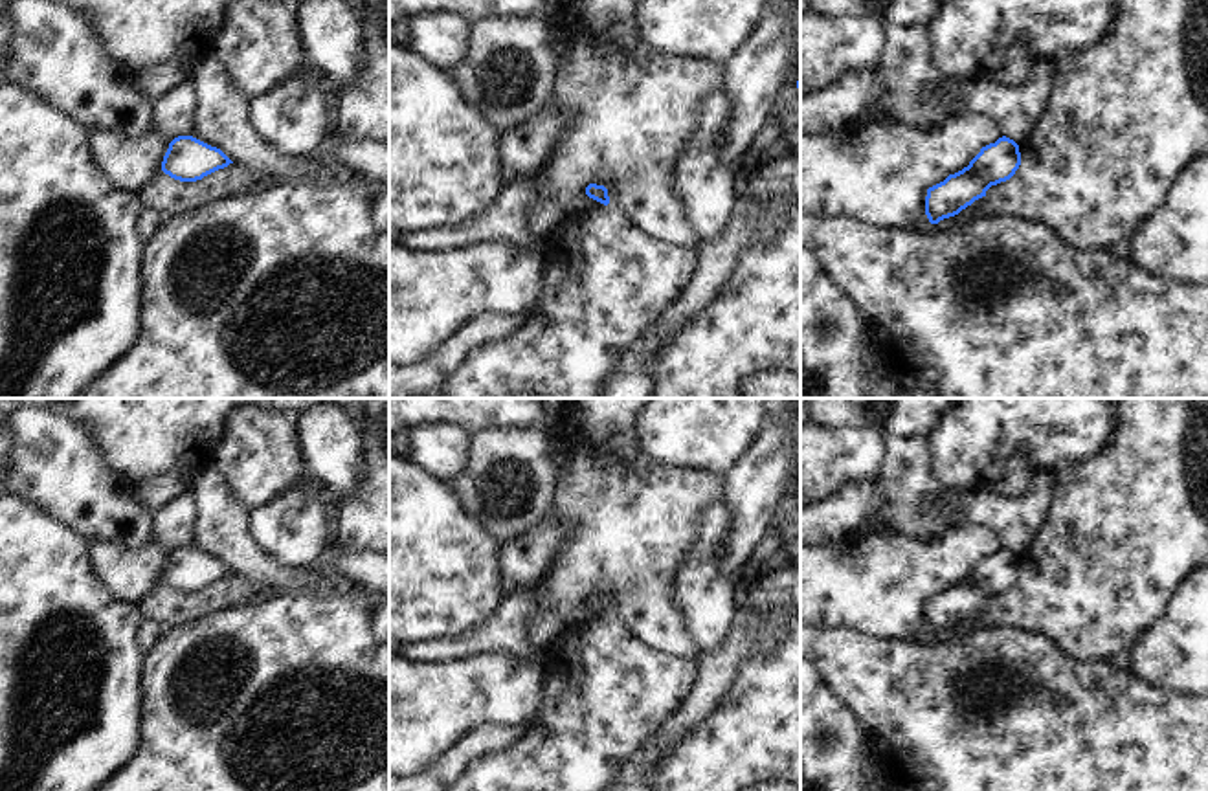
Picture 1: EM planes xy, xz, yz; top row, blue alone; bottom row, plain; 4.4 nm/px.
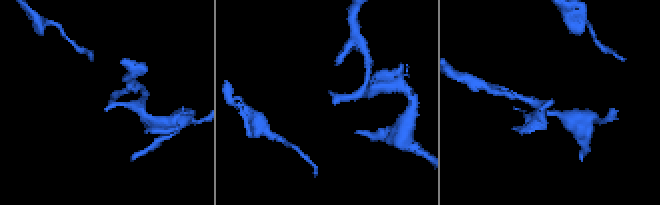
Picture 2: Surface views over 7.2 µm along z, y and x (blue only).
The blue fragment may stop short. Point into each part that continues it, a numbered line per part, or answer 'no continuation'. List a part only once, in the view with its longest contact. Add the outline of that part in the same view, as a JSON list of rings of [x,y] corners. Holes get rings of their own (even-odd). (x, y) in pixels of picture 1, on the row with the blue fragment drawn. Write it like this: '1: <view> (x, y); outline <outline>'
no continuation

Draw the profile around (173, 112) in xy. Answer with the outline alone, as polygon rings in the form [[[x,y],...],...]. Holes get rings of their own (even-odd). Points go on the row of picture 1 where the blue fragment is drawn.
[[[185,79],[154,101],[154,130],[171,141],[178,136],[191,136],[193,112],[195,90]]]

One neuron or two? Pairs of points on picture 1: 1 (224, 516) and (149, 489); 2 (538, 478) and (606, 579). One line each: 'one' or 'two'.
1: two
2: two

